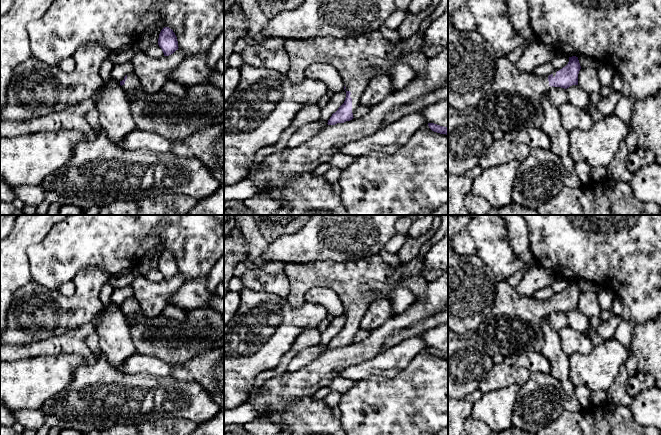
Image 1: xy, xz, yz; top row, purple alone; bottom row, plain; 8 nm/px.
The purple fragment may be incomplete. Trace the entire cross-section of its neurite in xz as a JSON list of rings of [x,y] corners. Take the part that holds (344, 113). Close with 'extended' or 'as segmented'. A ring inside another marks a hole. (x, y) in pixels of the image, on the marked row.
[[[380,30],[357,36],[320,36],[307,40],[285,41],[285,49],[290,58],[290,70],[287,79],[292,83],[300,83],[305,78],[306,68],[315,63],[322,62],[334,66],[344,83],[346,98],[338,110],[328,120],[328,125],[344,123],[352,120],[353,113],[360,107],[359,101],[367,84],[376,76],[388,74],[391,77],[391,70],[397,63],[404,63],[414,71],[414,78],[423,74],[426,69],[428,57],[421,50],[407,50],[399,54],[395,59],[389,61],[388,57],[397,48],[399,43],[388,42]]]; extended

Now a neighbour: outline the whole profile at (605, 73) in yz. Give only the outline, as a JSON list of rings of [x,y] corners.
[[[601,64],[597,69],[598,78],[602,86],[610,86],[614,77],[614,70],[608,64]]]

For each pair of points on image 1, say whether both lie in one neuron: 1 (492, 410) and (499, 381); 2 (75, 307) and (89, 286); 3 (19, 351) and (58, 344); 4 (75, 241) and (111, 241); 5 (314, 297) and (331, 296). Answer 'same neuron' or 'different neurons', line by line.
1: different neurons
2: same neuron
3: same neuron
4: same neuron
5: same neuron

